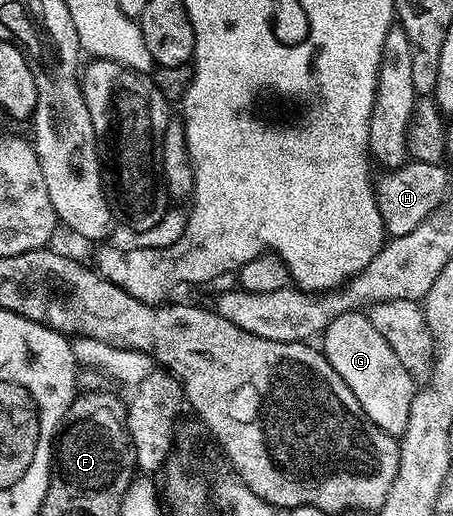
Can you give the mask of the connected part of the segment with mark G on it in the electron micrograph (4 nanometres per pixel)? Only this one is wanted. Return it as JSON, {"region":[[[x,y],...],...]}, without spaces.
{"region":[[[357,310],[336,317],[322,332],[320,341],[324,357],[353,391],[368,420],[387,434],[403,436],[415,397],[416,381],[402,366],[386,339],[370,323],[367,314]]]}

